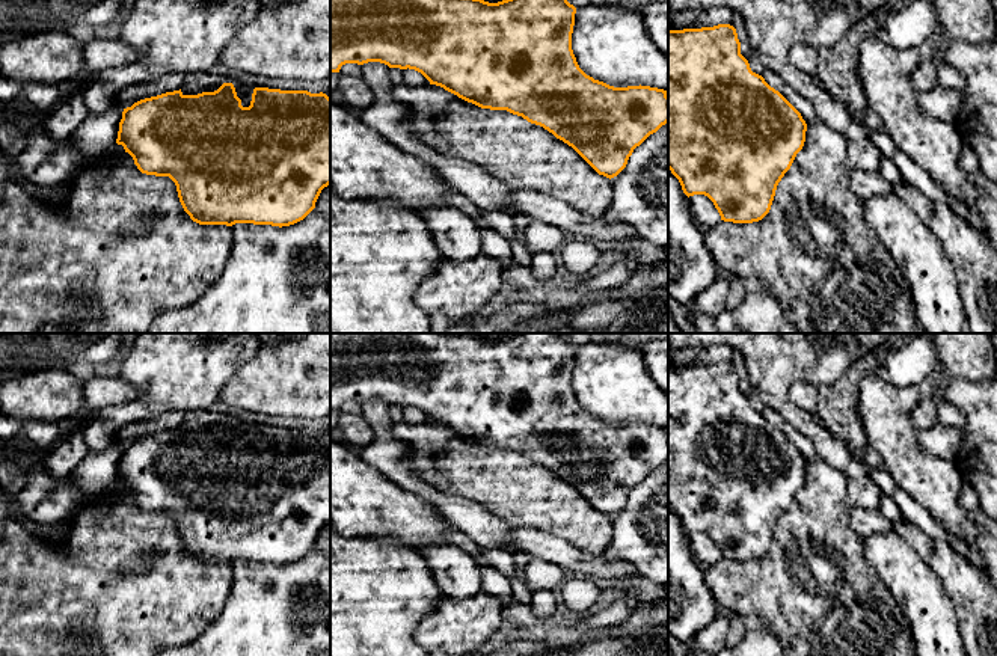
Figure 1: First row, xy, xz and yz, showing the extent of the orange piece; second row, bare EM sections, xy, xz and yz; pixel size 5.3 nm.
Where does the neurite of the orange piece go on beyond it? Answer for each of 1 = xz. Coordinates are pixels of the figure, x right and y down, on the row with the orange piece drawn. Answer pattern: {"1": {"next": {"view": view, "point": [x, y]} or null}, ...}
{"1": {"next": null}}

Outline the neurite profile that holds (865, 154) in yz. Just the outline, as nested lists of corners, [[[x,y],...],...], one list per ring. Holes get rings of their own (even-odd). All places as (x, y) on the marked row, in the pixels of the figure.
[[[872,139],[849,140],[848,155],[854,169],[864,172],[879,170],[882,154]]]

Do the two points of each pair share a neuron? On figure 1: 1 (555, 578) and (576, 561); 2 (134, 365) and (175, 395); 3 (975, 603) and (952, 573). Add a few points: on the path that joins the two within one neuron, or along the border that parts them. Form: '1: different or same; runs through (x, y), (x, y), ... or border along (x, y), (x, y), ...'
1: different; border along (533, 557), (564, 569)
2: same; runs through (145, 367), (165, 385)
3: same; runs through (973, 596), (960, 581)

